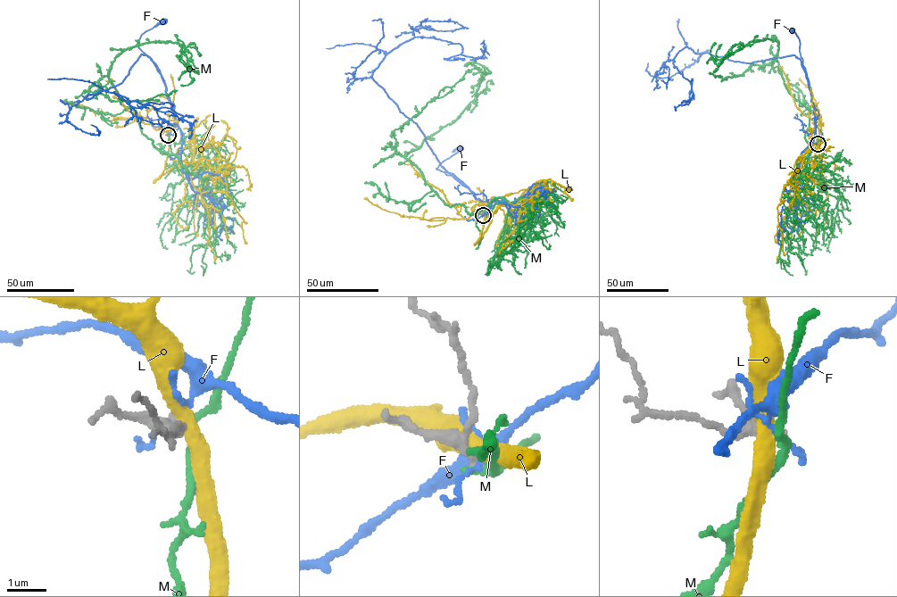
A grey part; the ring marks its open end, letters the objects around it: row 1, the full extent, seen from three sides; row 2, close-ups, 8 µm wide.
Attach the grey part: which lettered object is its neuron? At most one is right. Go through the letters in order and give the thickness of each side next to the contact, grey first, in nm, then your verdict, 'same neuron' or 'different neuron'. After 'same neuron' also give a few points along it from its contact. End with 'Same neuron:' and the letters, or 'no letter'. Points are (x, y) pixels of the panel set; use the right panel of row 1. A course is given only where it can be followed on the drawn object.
F: 200/80 nm | different neuron
L: 240/400 nm | different neuron
M: 180/150 nm | different neuron
Same neuron: no letter

